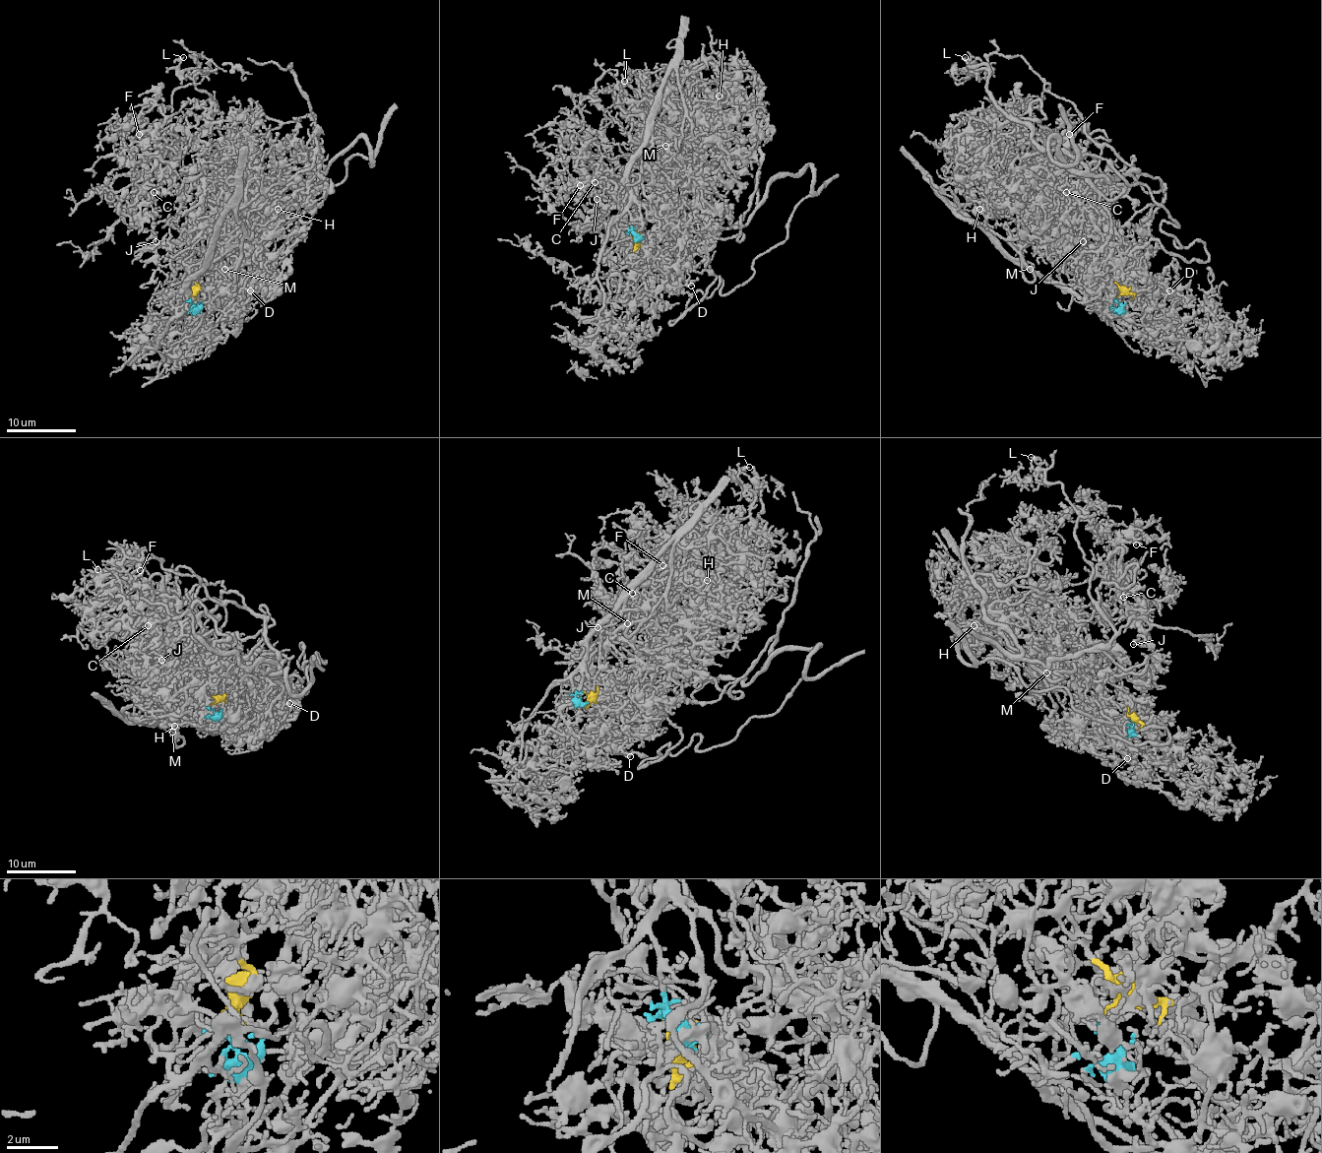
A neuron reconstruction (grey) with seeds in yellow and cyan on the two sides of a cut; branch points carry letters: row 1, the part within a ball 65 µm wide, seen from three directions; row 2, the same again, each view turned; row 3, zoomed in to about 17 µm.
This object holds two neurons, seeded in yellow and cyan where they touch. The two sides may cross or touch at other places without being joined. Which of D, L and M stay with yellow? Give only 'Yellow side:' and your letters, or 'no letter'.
Yellow side: L

